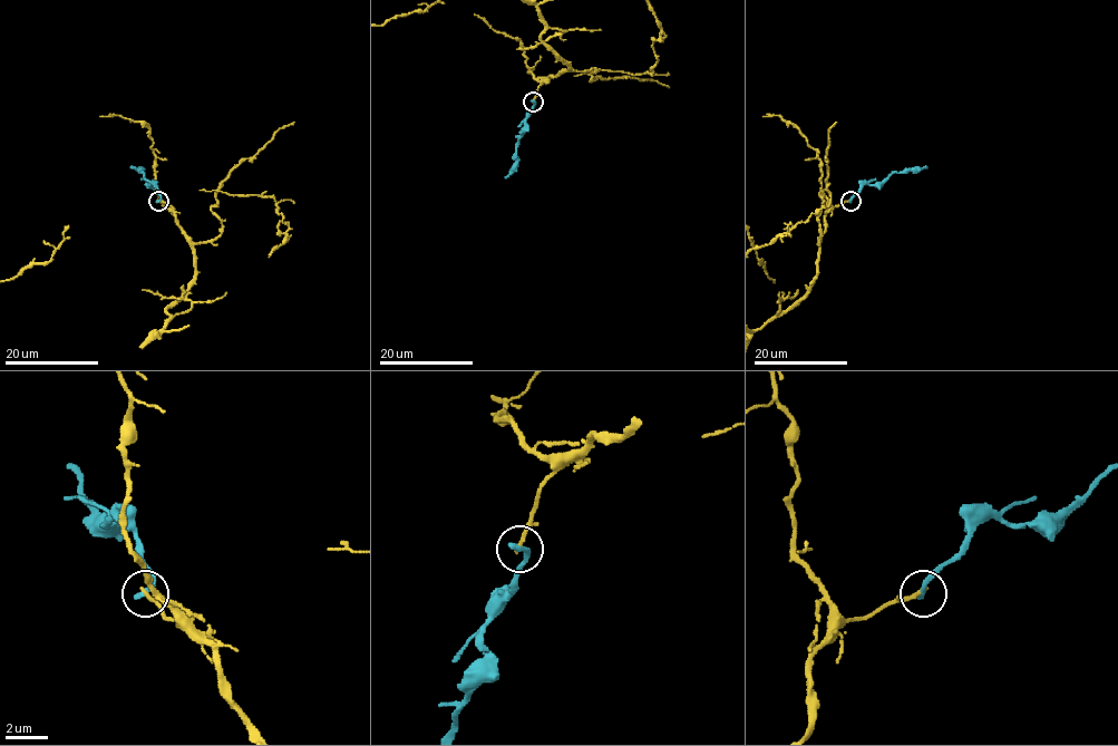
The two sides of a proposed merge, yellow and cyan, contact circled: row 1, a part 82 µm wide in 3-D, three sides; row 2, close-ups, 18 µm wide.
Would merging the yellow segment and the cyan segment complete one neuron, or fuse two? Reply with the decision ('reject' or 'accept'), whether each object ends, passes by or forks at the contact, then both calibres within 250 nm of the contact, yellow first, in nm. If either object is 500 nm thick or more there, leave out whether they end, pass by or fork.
reject | yellow ends | cyan ends | 190/320 nm

